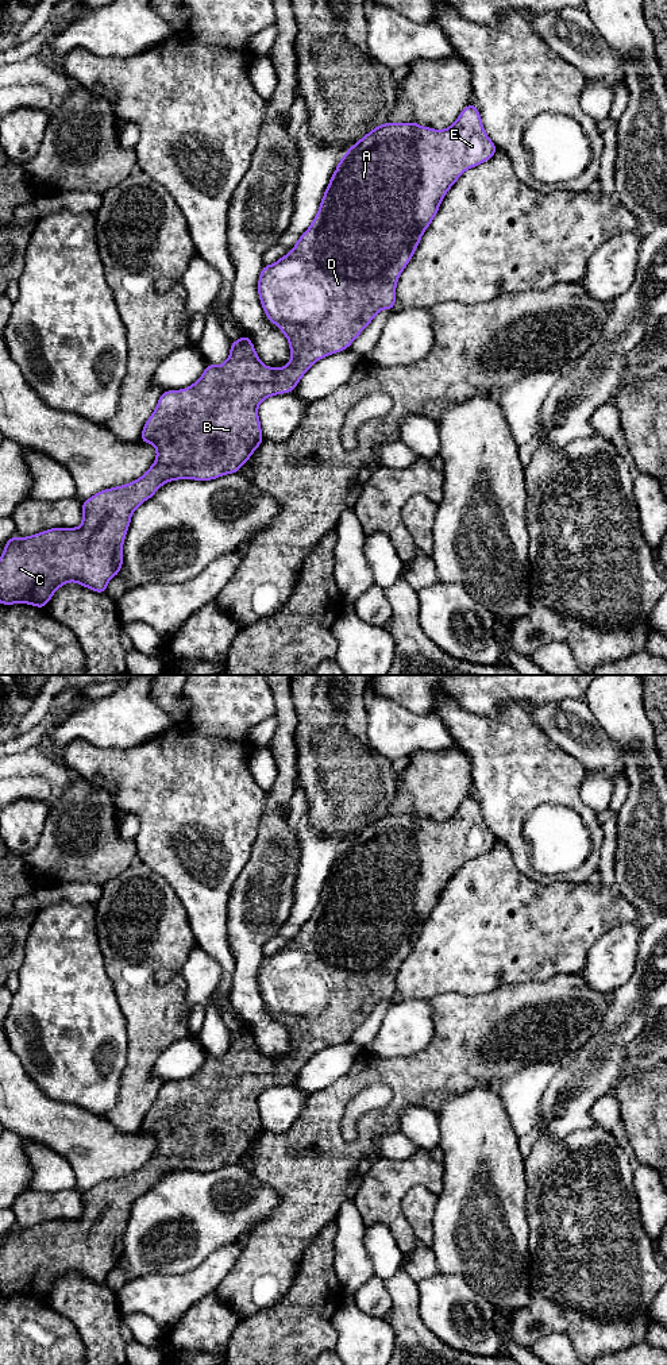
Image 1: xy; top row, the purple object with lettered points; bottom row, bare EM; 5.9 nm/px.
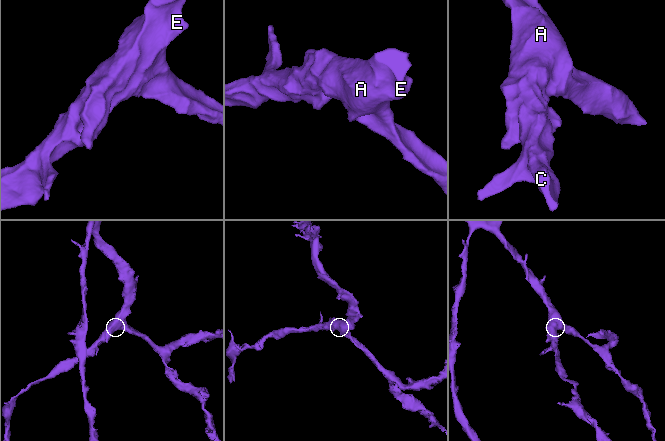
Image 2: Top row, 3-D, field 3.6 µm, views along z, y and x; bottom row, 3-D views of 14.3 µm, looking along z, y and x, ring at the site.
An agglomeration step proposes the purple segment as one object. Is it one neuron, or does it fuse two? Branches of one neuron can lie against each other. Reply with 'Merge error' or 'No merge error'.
No merge error

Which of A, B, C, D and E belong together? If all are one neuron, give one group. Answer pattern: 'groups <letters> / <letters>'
groups A B C D E

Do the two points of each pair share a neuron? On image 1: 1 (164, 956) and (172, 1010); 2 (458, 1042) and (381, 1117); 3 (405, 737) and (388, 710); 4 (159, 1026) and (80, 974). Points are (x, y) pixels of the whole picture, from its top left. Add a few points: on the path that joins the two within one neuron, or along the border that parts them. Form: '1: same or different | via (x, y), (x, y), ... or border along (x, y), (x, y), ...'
1: same | via (150, 970), (150, 988), (158, 997)
2: same | via (439, 1061), (400, 1101)
3: same | via (398, 731), (388, 717)
4: different | border along (105, 970), (126, 1021), (126, 1030)

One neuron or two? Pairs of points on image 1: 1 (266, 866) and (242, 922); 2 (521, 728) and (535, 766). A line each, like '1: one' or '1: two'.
1: one
2: one

